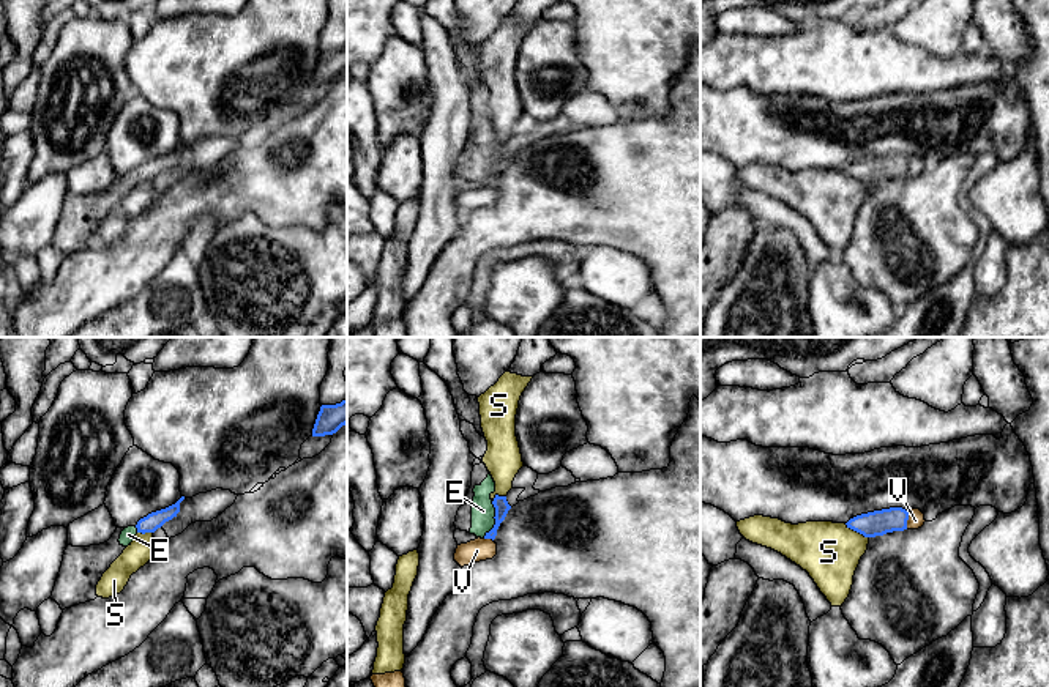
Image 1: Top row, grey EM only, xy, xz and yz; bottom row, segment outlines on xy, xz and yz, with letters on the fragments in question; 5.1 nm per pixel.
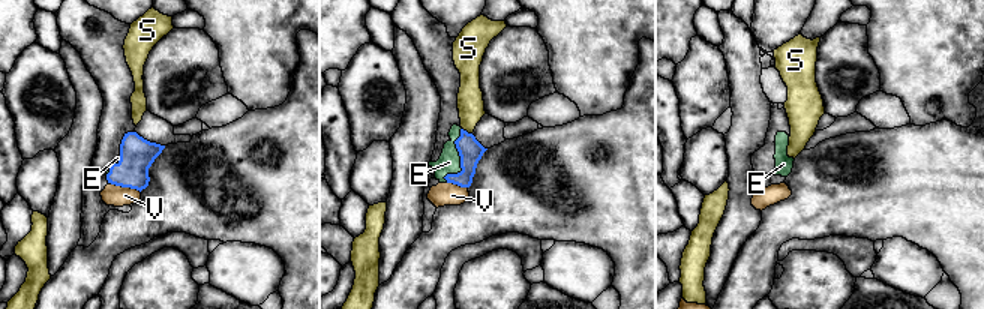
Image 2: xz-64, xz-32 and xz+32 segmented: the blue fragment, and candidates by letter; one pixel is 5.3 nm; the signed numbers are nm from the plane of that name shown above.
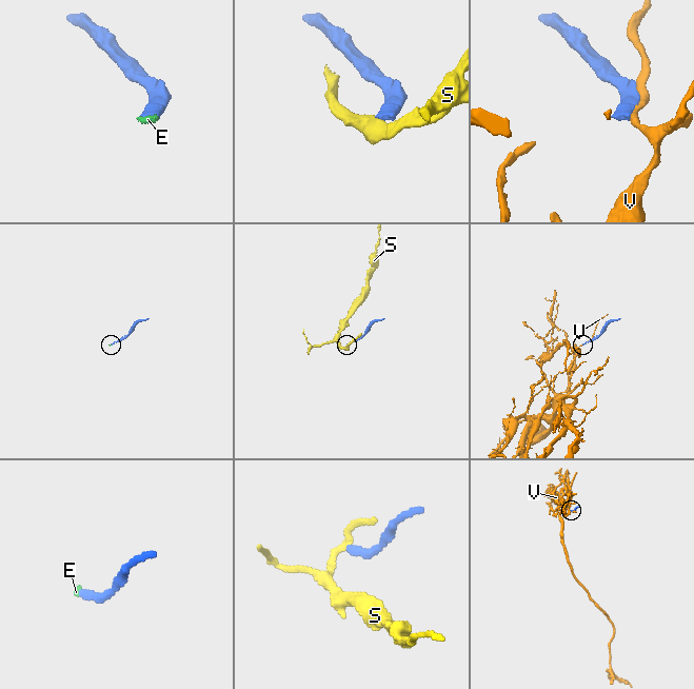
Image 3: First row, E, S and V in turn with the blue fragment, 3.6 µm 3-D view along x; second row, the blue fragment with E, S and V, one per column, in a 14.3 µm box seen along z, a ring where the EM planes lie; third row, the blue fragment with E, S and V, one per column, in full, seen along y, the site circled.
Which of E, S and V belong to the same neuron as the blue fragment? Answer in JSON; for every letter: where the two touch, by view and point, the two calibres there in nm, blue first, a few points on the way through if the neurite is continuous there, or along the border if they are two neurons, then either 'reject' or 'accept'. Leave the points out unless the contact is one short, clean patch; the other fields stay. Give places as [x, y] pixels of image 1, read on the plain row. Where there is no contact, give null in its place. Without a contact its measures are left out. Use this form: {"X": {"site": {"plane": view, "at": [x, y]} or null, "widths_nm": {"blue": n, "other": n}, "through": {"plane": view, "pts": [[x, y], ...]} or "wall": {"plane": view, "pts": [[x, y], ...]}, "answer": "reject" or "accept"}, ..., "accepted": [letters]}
{"E": {"site": {"plane": "xz", "at": [494, 164]}, "widths_nm": {"blue": 70, "other": 120}, "through": {"plane": "xz", "pts": [[500, 150], [494, 164], [483, 158]]}, "answer": "accept"}, "S": {"site": {"plane": "yz", "at": [857, 178]}, "widths_nm": {"blue": 130, "other": 300}, "wall": {"plane": "yz", "pts": [[844, 170], [868, 185]]}, "answer": "reject"}, "V": {"site": {"plane": "yz", "at": [907, 166]}, "widths_nm": {"blue": 130, "other": 80}, "answer": "reject"}, "accepted": ["E"]}

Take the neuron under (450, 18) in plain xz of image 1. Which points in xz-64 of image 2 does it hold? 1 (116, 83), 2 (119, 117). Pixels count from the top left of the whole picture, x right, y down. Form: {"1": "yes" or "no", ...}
{"1": "yes", "2": "yes"}

